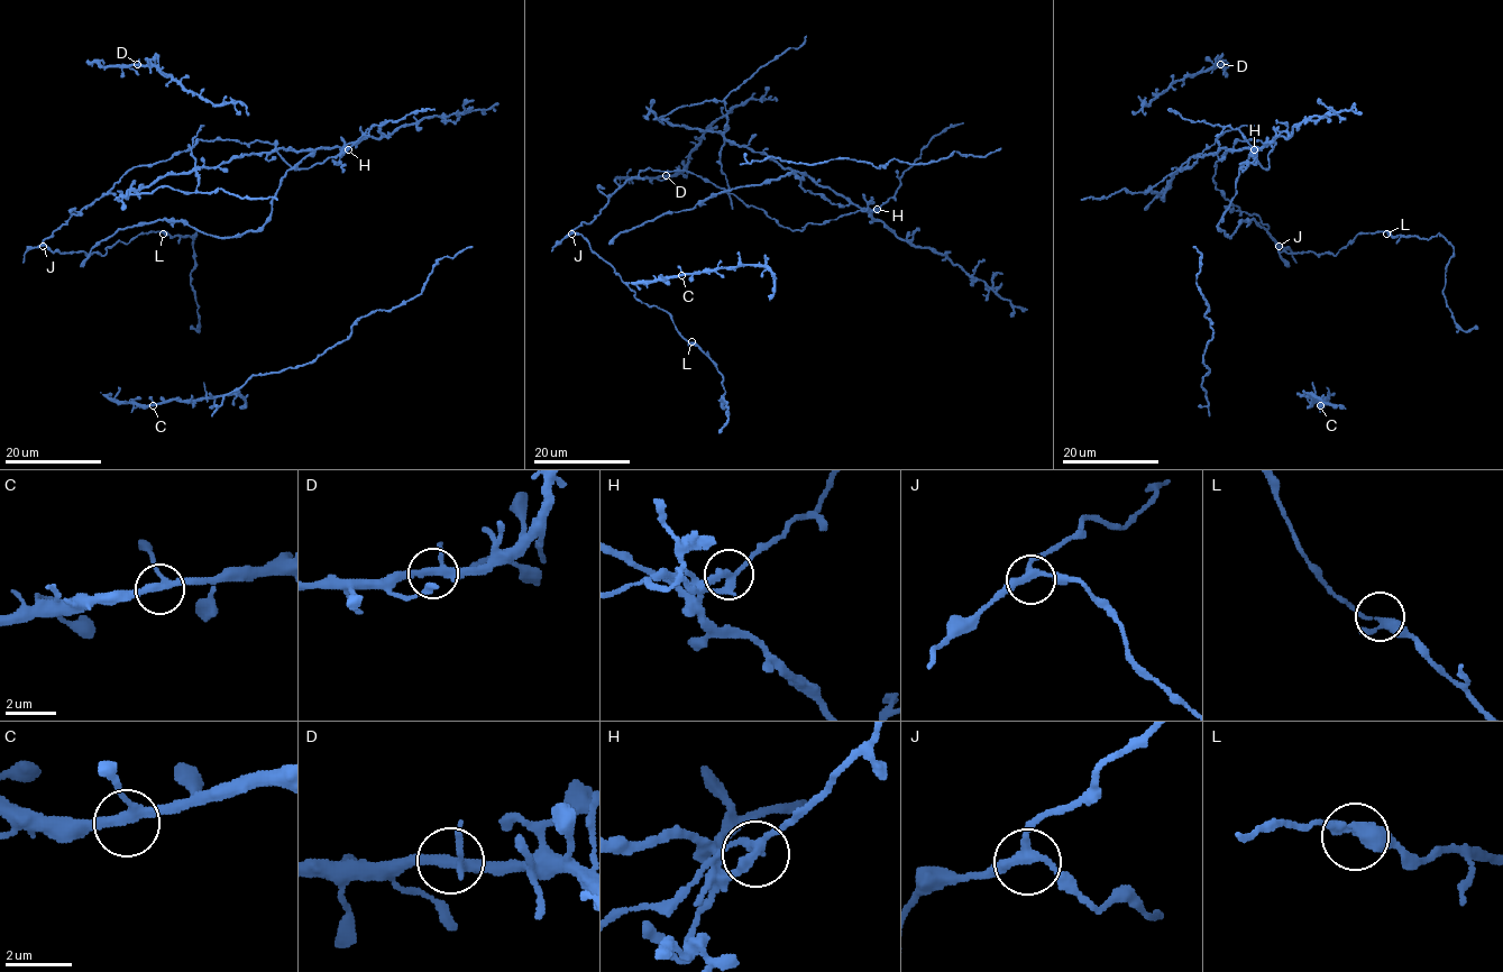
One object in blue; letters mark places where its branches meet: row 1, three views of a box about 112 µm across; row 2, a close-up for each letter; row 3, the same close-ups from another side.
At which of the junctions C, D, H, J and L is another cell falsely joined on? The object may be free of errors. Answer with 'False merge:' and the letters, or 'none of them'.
False merge: H

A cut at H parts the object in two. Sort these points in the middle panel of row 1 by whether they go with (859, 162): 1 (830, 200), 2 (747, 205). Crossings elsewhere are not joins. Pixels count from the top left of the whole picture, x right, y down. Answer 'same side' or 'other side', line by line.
1: other side
2: same side

